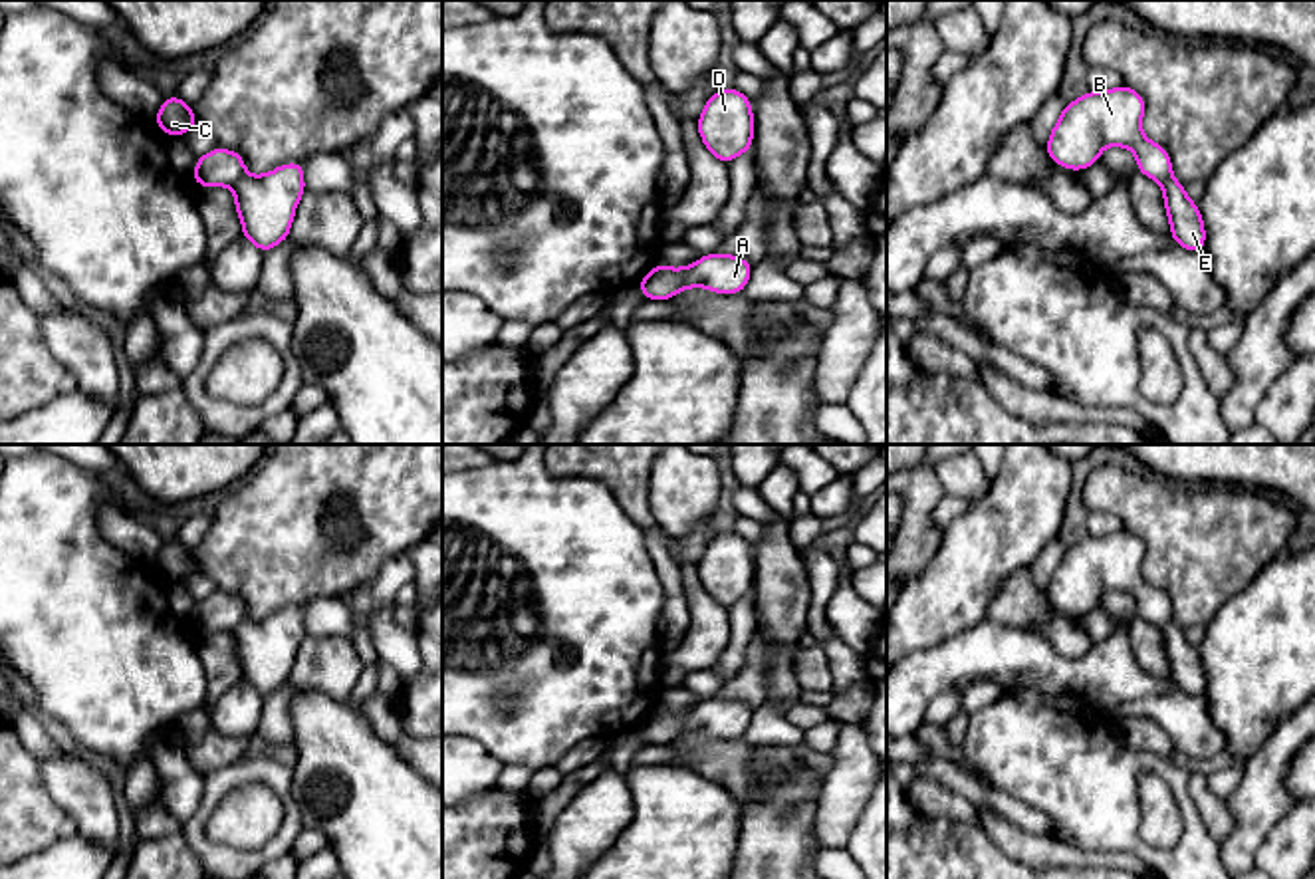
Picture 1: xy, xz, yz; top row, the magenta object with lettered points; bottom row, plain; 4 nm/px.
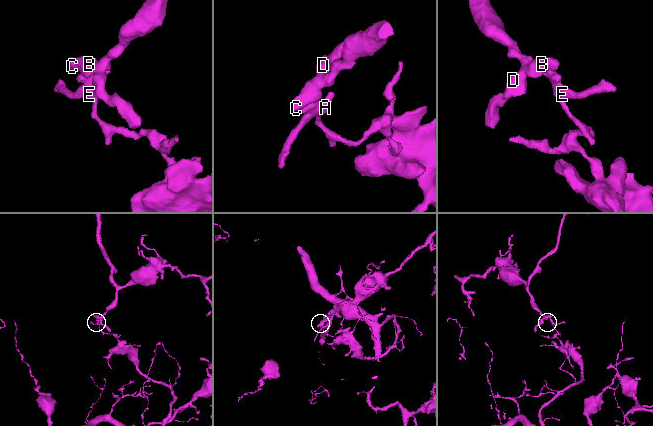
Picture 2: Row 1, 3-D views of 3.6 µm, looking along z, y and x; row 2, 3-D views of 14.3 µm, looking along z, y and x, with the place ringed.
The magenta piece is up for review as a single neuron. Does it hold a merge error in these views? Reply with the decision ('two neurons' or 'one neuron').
two neurons

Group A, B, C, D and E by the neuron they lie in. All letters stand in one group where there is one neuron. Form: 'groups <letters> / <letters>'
groups A E / B C D

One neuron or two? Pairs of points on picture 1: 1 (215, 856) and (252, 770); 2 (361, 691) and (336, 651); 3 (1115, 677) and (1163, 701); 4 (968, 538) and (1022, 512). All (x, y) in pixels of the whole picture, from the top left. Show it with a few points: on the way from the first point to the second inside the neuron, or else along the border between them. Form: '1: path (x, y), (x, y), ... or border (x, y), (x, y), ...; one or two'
1: path (199, 832), (205, 808), (229, 780); one
2: border (363, 667), (348, 701); two
3: path (1127, 689), (1151, 699); one
4: path (982, 538), (994, 538), (1008, 526); one

